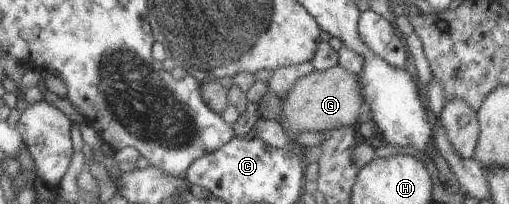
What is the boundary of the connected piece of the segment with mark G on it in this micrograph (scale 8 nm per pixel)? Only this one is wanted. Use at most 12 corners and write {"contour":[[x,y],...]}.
{"contour":[[312,70],[280,100],[286,138],[353,126],[357,75]]}

